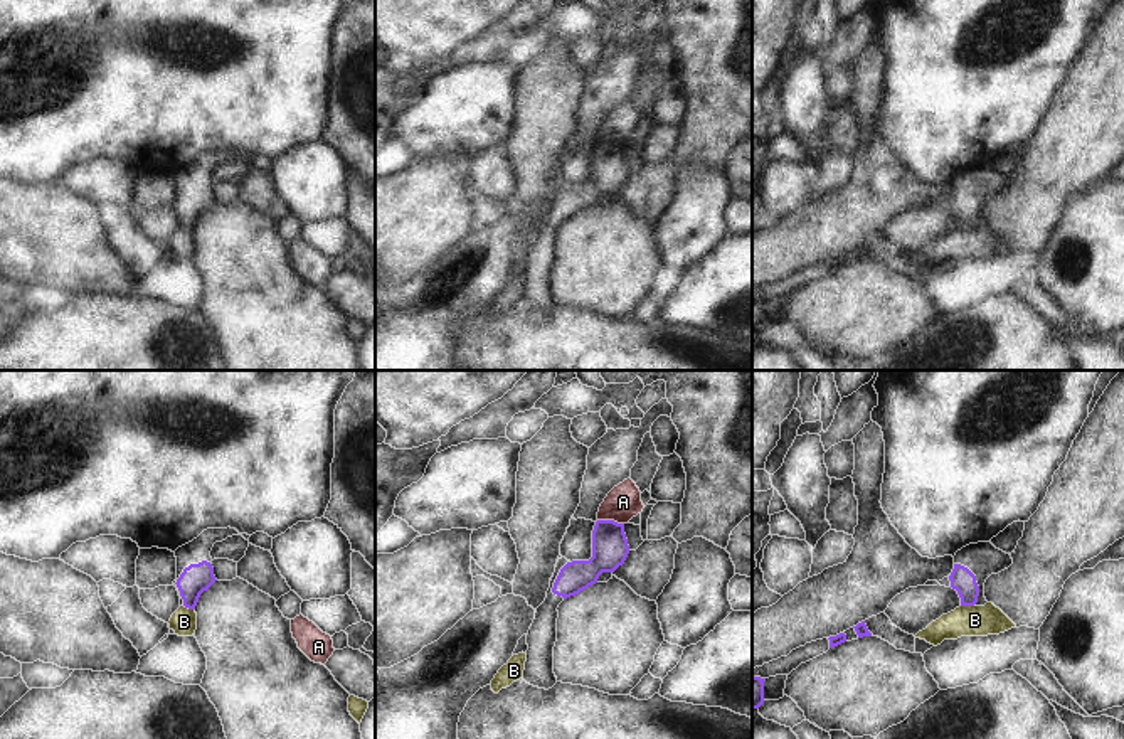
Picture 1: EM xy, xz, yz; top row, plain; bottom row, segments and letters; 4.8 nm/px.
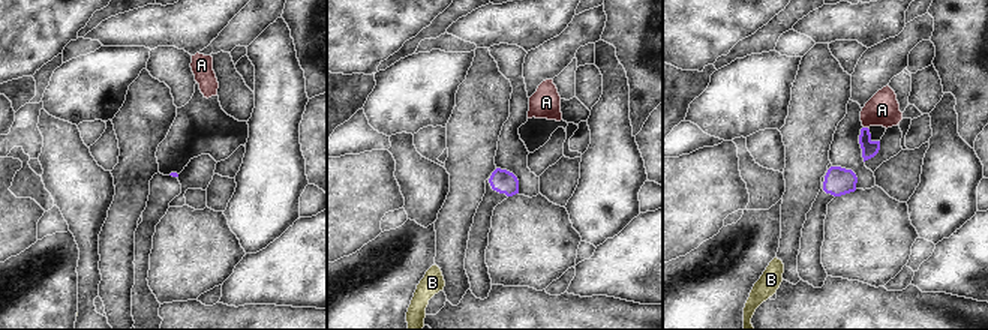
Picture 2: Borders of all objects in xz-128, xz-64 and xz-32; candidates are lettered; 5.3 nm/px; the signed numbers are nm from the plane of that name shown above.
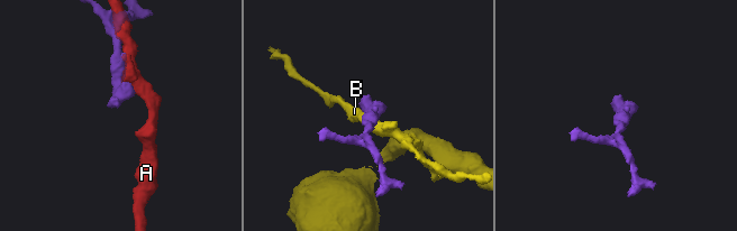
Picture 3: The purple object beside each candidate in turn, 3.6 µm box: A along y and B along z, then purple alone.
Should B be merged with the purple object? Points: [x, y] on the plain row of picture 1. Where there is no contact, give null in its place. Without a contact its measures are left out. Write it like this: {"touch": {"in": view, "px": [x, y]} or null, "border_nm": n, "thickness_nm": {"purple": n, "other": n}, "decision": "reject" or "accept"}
{"touch": {"in": "yz", "px": [968, 228]}, "border_nm": 70, "thickness_nm": {"purple": 110, "other": 140}, "decision": "reject"}

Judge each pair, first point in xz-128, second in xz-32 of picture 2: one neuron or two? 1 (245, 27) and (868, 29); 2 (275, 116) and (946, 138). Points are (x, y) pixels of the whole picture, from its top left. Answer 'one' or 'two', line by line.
1: two
2: one

